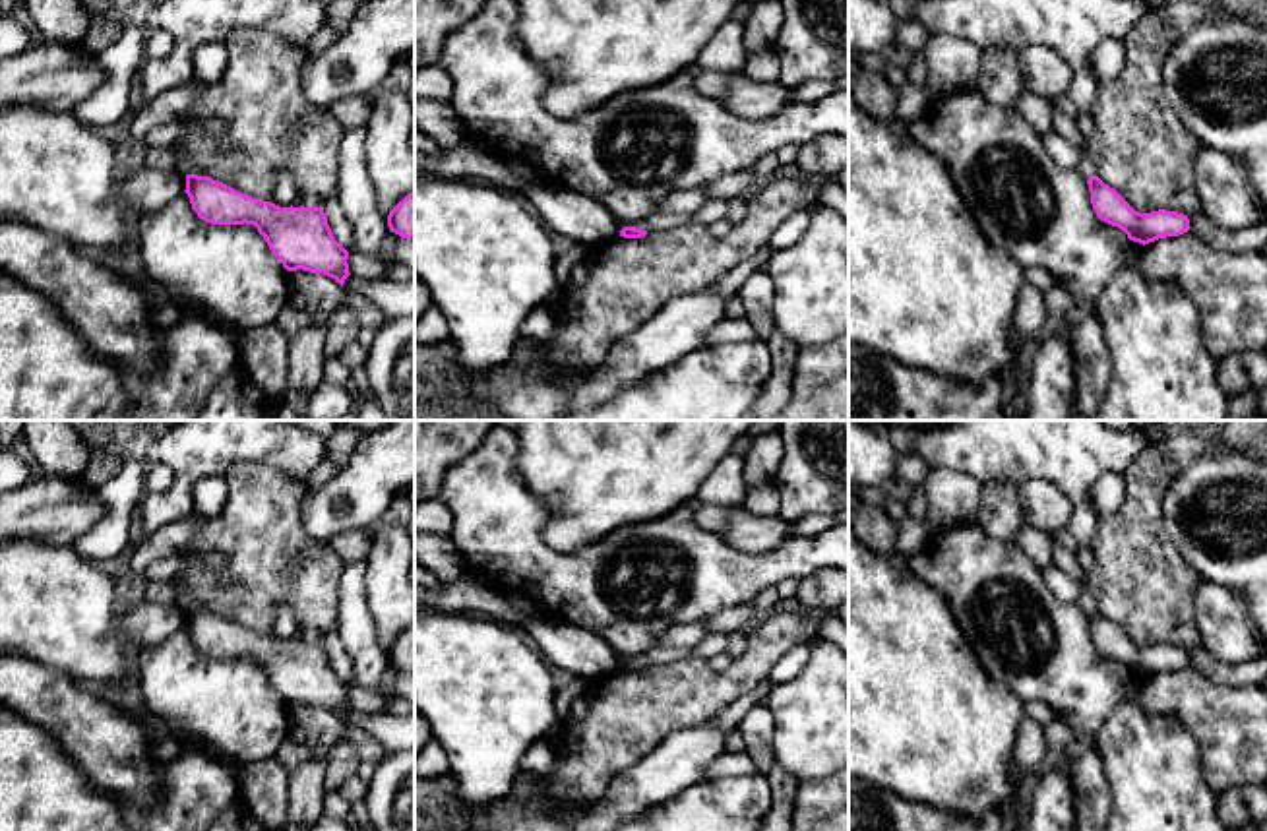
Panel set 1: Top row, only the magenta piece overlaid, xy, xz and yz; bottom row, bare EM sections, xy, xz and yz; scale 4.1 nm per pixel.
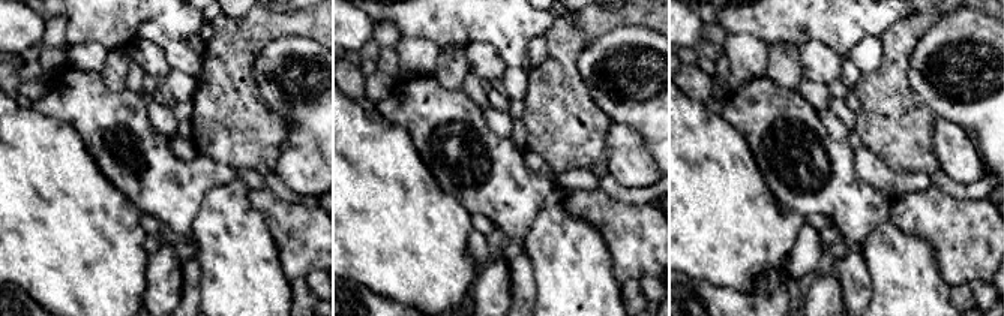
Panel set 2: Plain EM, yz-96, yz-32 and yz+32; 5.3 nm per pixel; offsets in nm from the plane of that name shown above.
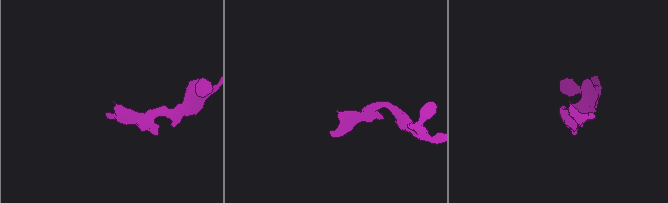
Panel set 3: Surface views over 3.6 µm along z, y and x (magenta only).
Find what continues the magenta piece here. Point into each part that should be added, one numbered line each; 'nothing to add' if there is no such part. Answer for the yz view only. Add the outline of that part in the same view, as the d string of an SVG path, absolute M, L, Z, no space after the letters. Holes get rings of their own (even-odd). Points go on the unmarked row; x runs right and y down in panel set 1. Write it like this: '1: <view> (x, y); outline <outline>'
nothing to add

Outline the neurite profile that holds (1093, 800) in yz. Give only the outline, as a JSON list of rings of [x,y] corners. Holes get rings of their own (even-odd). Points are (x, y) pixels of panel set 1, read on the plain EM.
[[[1093,742],[1085,754],[1067,761],[1077,810],[1075,831],[1104,831],[1112,810],[1112,794],[1104,775],[1104,761]]]

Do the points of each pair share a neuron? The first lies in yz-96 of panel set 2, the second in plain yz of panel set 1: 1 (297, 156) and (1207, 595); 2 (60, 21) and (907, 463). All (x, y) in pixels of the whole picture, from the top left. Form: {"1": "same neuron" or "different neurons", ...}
{"1": "same neuron", "2": "same neuron"}

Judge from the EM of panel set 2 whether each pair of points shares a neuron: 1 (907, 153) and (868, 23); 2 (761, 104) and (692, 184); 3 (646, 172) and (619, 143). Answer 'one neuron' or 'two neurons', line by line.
1: two neurons
2: two neurons
3: one neuron

